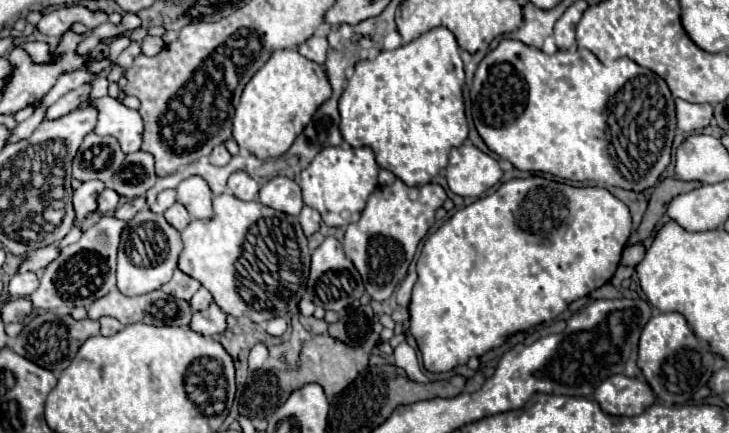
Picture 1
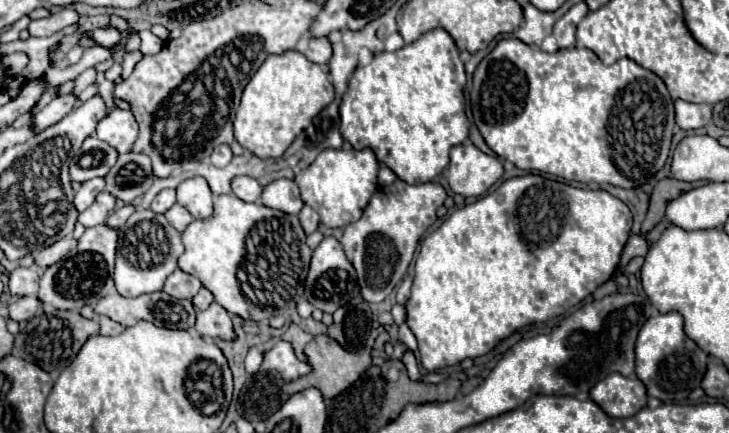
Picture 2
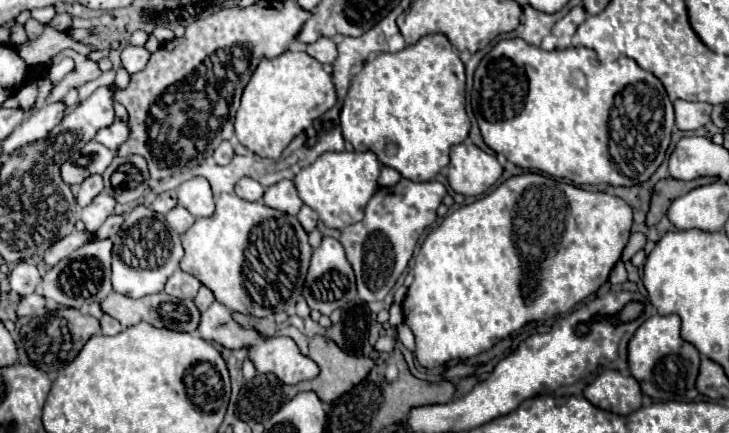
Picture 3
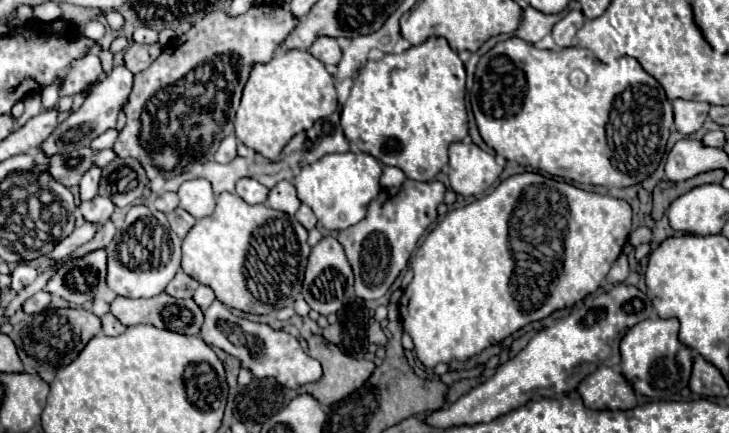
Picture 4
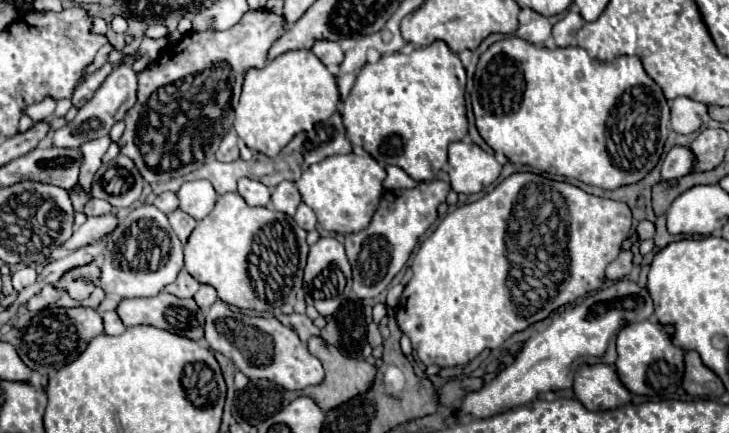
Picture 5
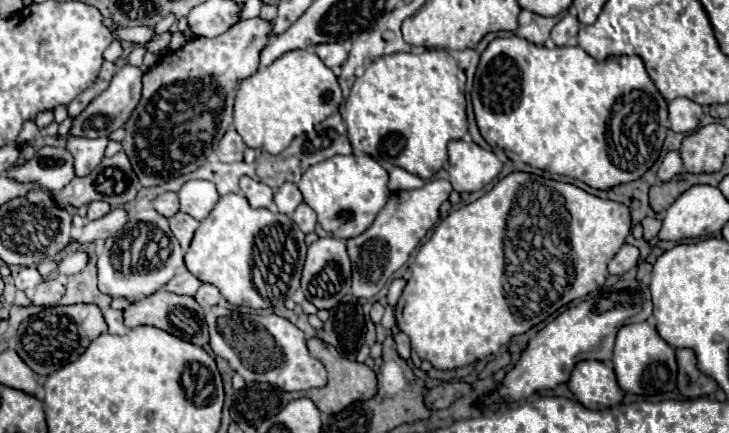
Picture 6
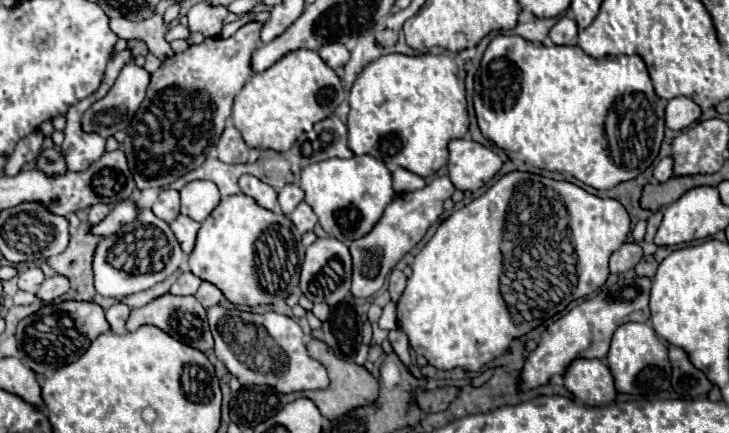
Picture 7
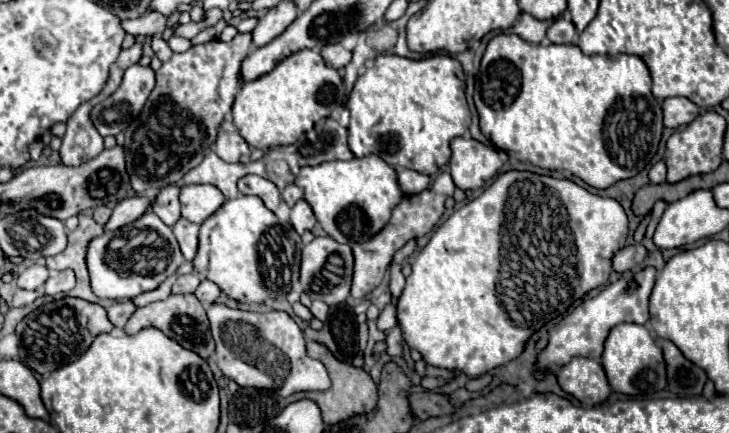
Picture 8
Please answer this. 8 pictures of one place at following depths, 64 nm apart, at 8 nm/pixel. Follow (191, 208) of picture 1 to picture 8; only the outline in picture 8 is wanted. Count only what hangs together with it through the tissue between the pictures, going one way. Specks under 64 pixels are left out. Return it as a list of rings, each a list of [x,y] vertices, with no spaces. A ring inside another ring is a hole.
[[[188,184],[180,192],[182,216],[190,222],[202,224],[224,202],[224,196],[212,184]]]

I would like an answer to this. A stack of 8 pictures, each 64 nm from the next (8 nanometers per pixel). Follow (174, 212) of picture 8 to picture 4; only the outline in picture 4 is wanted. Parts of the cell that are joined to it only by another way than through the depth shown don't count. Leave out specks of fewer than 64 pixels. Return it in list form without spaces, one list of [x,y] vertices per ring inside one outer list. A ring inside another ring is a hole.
[[[164,192],[162,196],[156,198],[154,206],[156,206],[160,212],[168,214],[168,212],[172,212],[172,210],[178,206],[178,194],[176,194],[176,192]]]

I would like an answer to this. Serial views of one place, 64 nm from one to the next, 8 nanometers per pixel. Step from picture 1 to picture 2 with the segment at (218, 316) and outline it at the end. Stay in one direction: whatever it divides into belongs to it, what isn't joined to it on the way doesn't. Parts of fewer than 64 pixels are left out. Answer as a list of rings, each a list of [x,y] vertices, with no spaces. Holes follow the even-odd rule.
[[[212,302],[206,310],[196,314],[194,330],[204,338],[216,338],[216,336],[226,340],[234,338],[230,314],[218,302]]]

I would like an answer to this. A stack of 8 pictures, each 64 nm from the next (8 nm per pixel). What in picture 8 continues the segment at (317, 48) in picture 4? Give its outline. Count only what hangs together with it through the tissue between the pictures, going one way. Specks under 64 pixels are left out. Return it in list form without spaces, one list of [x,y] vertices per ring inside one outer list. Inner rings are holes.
[[[328,44],[328,46],[324,46],[322,48],[322,58],[324,58],[324,62],[328,64],[328,66],[332,66],[332,68],[342,68],[342,66],[346,66],[348,62],[350,62],[350,52],[346,50],[346,48],[342,48],[340,44]]]

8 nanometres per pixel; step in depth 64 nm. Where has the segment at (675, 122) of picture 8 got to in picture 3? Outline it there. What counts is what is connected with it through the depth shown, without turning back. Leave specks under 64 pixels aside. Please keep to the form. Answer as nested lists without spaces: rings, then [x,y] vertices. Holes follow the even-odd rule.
[[[676,100],[674,102],[674,110],[676,110],[676,124],[680,130],[690,132],[690,130],[698,130],[704,124],[710,122],[710,112],[712,106],[706,102],[686,102],[686,100]]]

